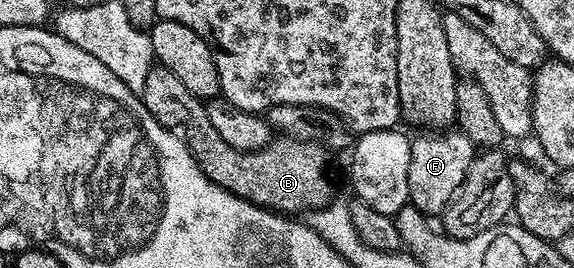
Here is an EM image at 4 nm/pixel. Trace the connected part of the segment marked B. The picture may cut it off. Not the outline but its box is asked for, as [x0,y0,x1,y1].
[141,65,332,213]

